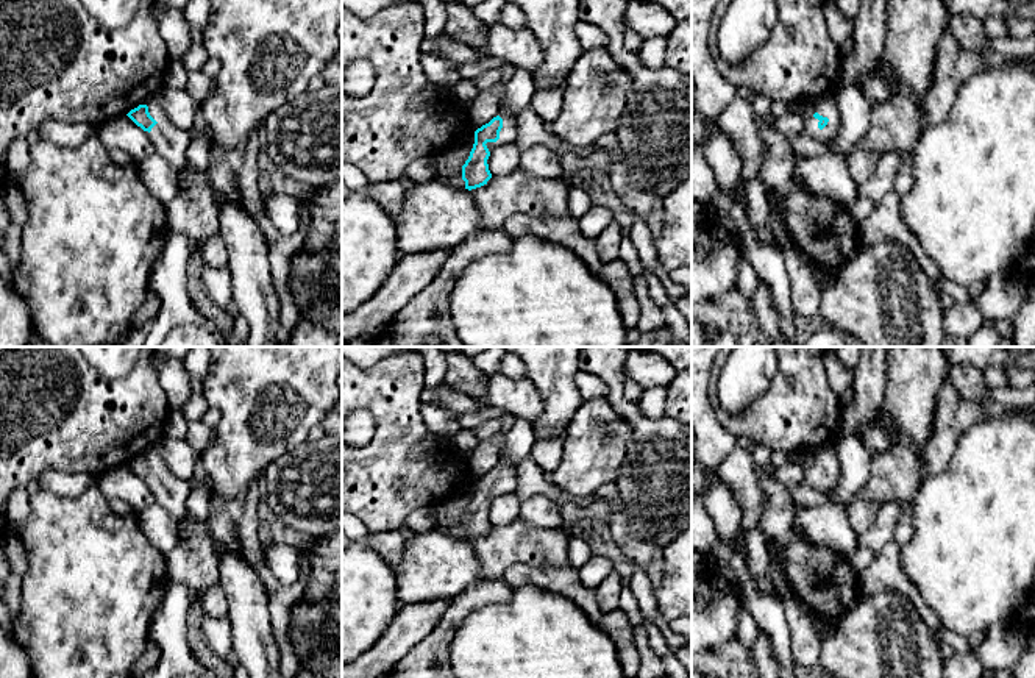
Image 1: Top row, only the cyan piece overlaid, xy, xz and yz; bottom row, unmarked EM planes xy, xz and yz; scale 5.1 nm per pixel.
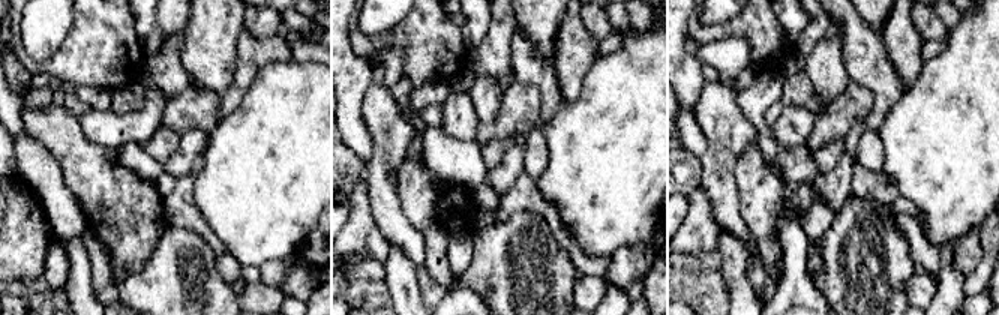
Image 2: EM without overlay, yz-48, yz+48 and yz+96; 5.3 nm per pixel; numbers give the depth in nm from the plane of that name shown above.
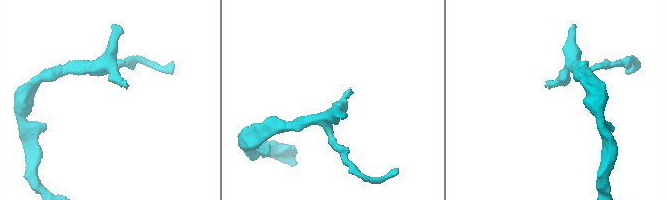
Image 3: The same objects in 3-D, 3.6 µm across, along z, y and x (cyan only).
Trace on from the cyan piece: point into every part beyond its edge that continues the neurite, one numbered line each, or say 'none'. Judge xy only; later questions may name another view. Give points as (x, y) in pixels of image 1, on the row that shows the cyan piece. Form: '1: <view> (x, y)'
1: xy (170, 142)

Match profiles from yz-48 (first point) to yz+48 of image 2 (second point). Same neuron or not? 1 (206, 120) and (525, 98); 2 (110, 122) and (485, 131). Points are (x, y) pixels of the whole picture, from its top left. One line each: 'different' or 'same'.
1: same
2: different

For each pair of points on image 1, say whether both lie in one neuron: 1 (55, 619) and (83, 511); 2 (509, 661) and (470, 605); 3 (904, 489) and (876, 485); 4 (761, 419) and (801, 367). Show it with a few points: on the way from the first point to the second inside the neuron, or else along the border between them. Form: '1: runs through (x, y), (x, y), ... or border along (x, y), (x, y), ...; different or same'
1: runs through (81, 592), (83, 538); same
2: border along (509, 597), (475, 610), (453, 639); different
3: runs through (898, 485), (882, 485); same
4: runs through (775, 411), (800, 386), (800, 381); same

